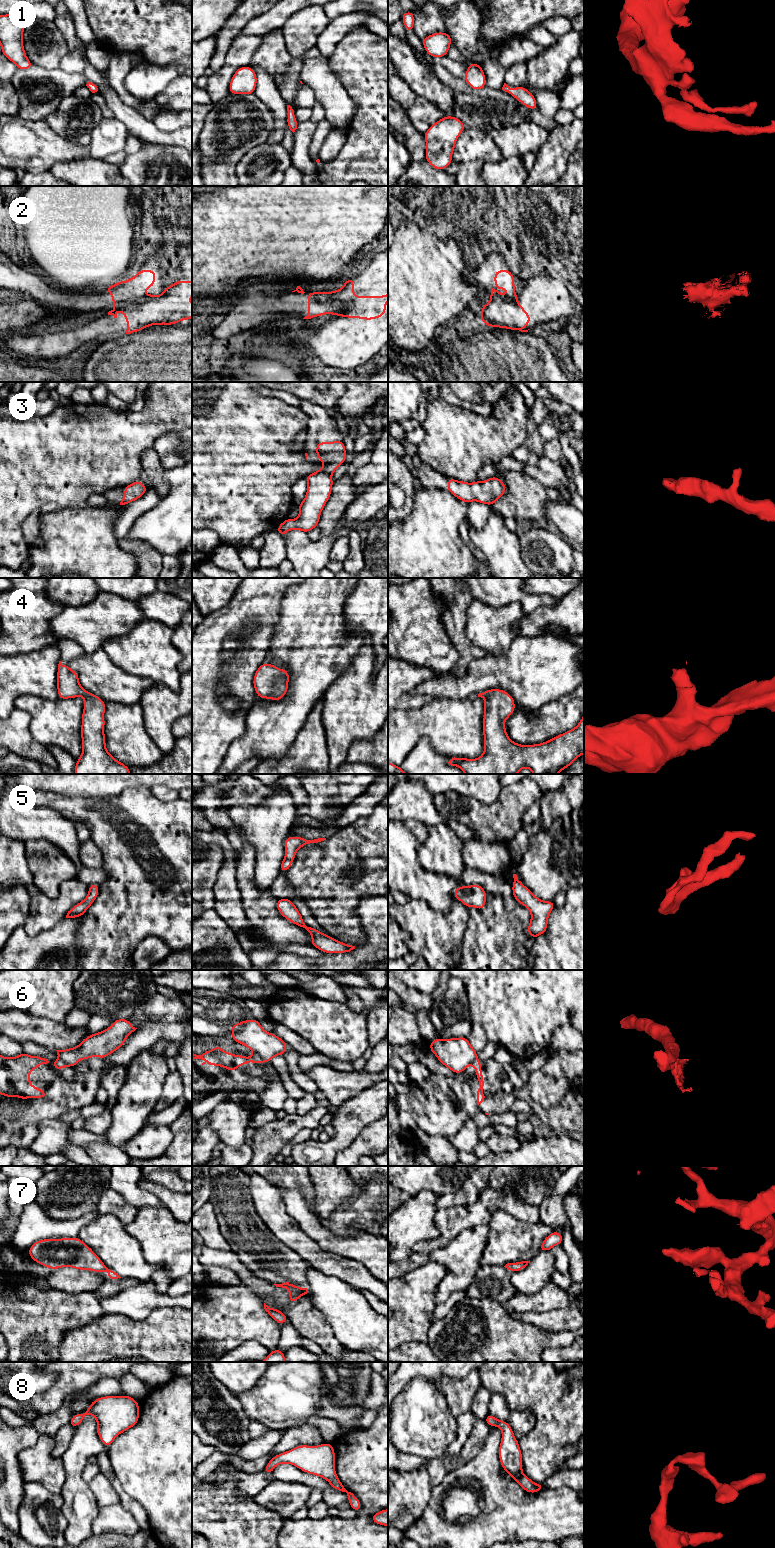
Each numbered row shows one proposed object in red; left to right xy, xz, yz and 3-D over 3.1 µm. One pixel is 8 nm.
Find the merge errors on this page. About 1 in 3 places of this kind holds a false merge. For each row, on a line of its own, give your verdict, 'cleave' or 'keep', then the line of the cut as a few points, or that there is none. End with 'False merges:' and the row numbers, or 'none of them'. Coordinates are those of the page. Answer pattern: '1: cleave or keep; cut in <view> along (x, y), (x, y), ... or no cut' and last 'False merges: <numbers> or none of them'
1: keep; no cut
2: cleave; cut in xy along (154, 295), (142, 301), (122, 304), (115, 308)
3: keep; no cut
4: keep; no cut
5: keep; no cut
6: cleave; cut in xz along (254, 1052), (265, 1061)
7: cleave; cut in xz along (298, 1288), (303, 1293)
8: keep; no cut
False merges: 2, 6, 7

